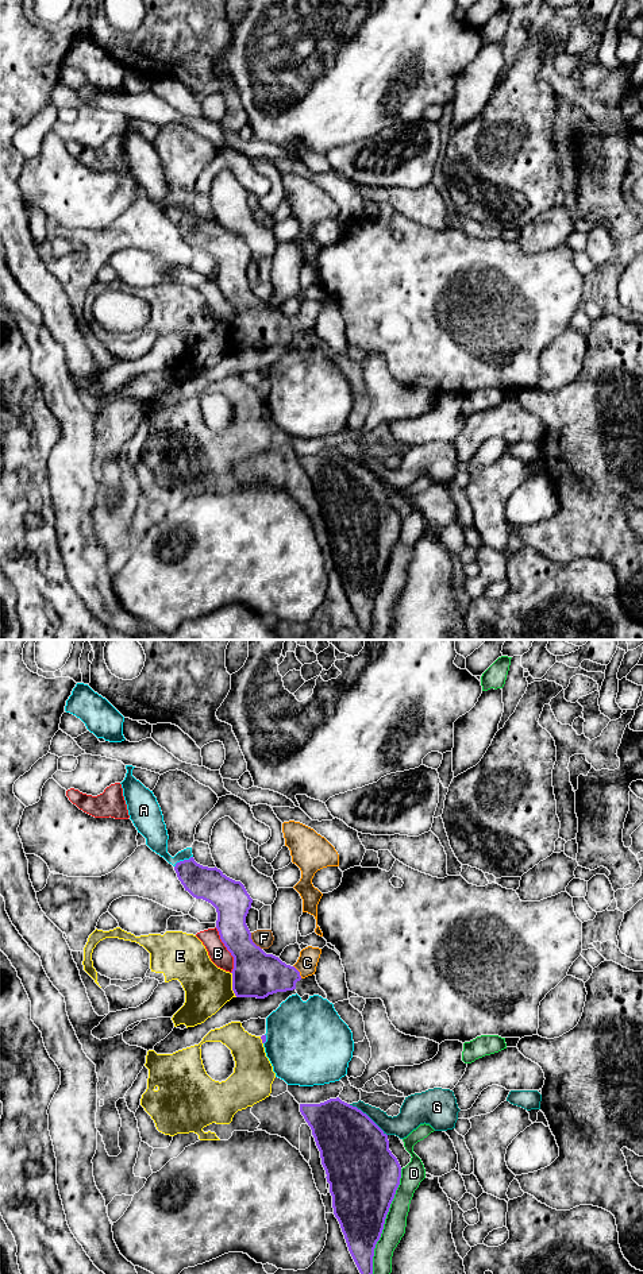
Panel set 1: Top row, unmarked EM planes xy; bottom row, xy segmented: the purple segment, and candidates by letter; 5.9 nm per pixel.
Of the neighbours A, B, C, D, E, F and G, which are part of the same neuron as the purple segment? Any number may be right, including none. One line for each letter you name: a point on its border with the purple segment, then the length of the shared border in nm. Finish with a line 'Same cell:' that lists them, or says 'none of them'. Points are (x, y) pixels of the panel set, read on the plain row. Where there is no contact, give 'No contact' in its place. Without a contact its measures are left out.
C: Touches purple at xy (299, 324). Shared border 90 nm
Same cell: C

